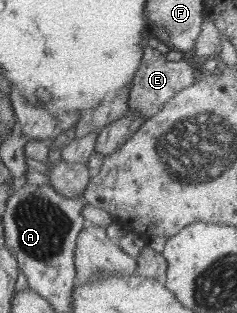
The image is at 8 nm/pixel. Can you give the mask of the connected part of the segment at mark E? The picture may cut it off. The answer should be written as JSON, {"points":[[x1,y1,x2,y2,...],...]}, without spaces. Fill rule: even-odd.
{"points":[[150,45,143,47,143,50,143,59,141,60,139,69,132,80,127,104,129,105,129,108,133,110,135,115,140,115,146,120,147,118,154,116,178,91,192,86,195,83,196,75,194,74,189,61,186,59,181,61,167,60,166,54,160,53,160,51,154,49]]}

